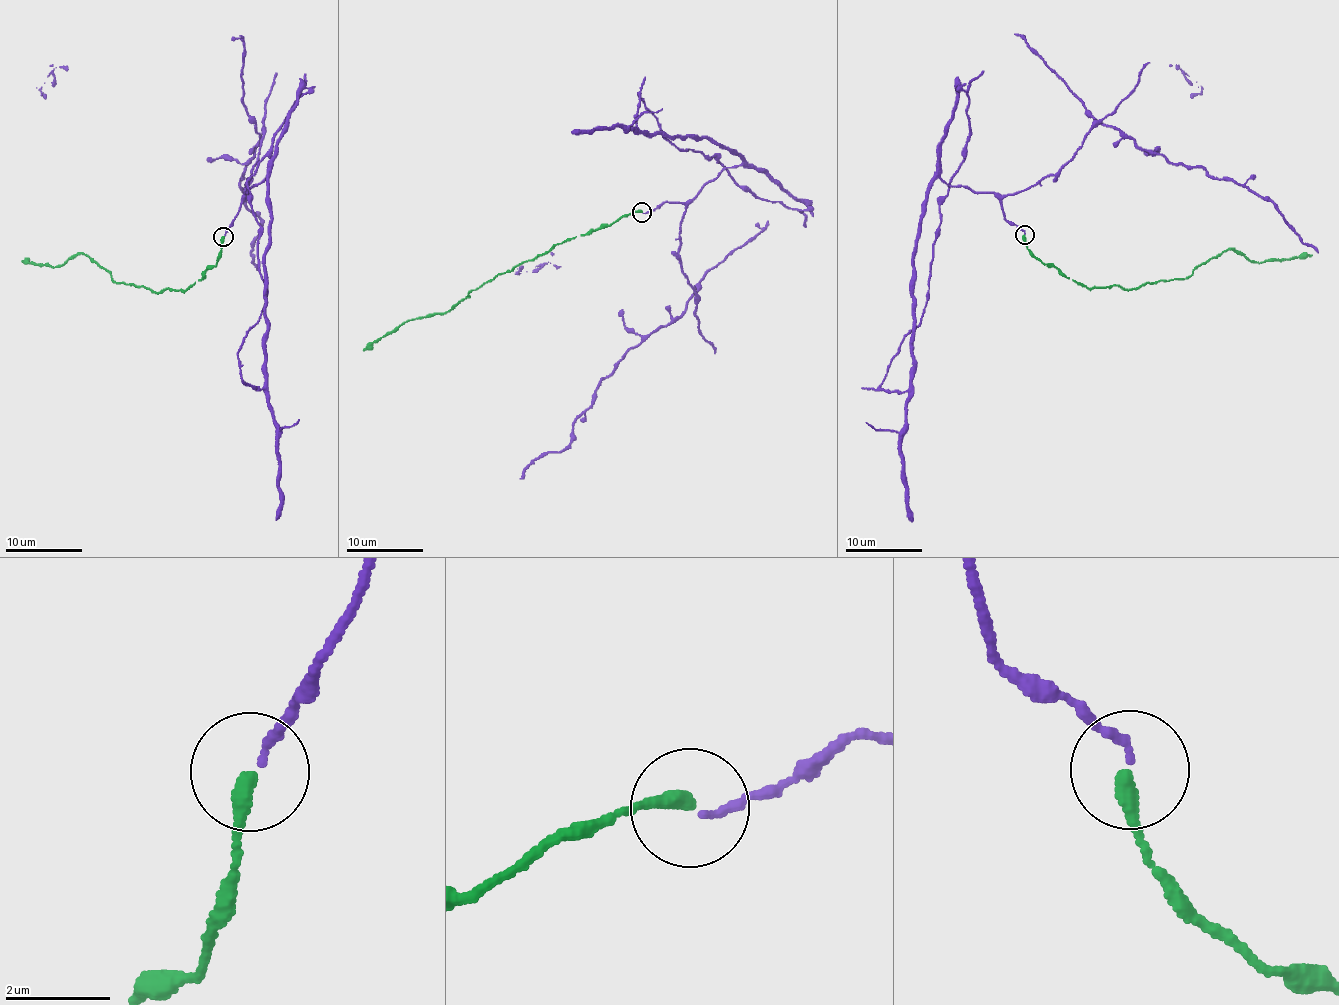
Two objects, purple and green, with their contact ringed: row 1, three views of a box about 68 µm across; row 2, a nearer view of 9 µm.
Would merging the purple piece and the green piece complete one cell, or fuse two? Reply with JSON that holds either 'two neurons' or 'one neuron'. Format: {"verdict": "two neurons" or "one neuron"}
{"verdict": "one neuron"}

